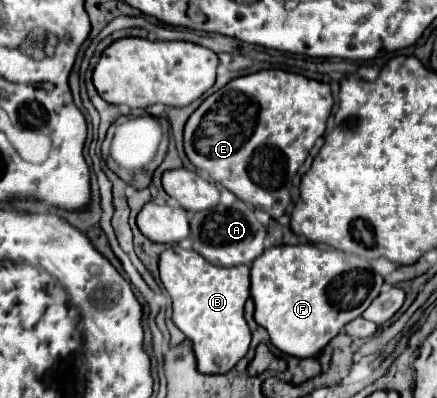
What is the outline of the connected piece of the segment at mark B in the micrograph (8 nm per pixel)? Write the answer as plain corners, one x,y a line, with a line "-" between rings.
170,246
160,256
160,280
172,298
174,324
194,344
198,370
222,374
234,368
250,348
250,328
244,320
244,304
250,296
250,268
212,266
194,250

